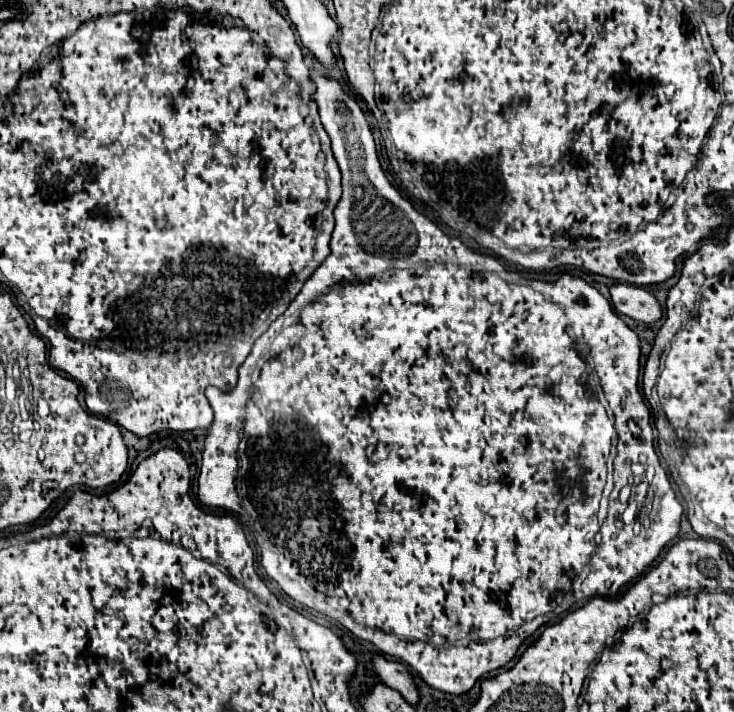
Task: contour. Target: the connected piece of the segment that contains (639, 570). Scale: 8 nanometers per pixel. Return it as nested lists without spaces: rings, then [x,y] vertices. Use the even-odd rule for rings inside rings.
[[[309,67],[309,79],[315,83],[315,93],[311,95],[311,99],[319,105],[321,123],[331,137],[333,153],[343,173],[343,195],[335,207],[335,231],[331,239],[331,255],[315,269],[311,279],[307,279],[307,283],[303,285],[303,291],[289,303],[287,311],[257,339],[257,343],[253,345],[253,353],[241,365],[237,387],[227,393],[219,391],[217,387],[205,389],[205,397],[209,399],[215,411],[215,421],[205,437],[203,463],[201,463],[201,475],[199,475],[199,499],[207,507],[241,511],[239,513],[241,521],[251,531],[261,551],[263,569],[273,581],[277,581],[277,583],[265,583],[265,585],[281,603],[288,606],[289,595],[291,600],[297,601],[294,604],[303,605],[305,609],[313,613],[310,617],[315,622],[321,625],[326,625],[326,622],[343,625],[355,637],[373,643],[383,655],[389,655],[401,663],[407,663],[433,689],[439,689],[451,695],[463,695],[463,693],[469,693],[483,675],[499,667],[505,667],[515,657],[519,645],[525,639],[529,639],[545,623],[537,619],[551,613],[563,603],[565,595],[571,591],[573,581],[576,581],[577,586],[575,599],[585,599],[585,597],[605,597],[609,593],[619,593],[623,585],[641,577],[645,569],[659,557],[661,549],[671,539],[677,537],[681,527],[679,523],[683,515],[683,505],[677,501],[675,491],[671,489],[667,471],[659,463],[659,473],[657,473],[659,475],[659,513],[651,513],[653,509],[651,479],[655,475],[655,469],[647,465],[647,455],[655,453],[653,451],[655,437],[651,429],[649,409],[643,403],[643,395],[639,391],[641,343],[637,333],[631,331],[623,323],[623,319],[611,309],[611,303],[595,287],[587,285],[583,279],[561,275],[559,281],[555,283],[545,283],[545,281],[529,278],[527,281],[521,273],[507,269],[499,259],[474,251],[457,238],[449,238],[425,215],[415,211],[413,205],[387,179],[375,151],[369,123],[355,99],[355,93],[343,89],[343,85],[337,79],[331,79],[315,71],[313,67]],[[397,259],[409,259],[413,261],[413,267],[392,269]],[[479,373],[483,373],[489,383],[487,381],[479,383]],[[593,373],[599,377],[599,384],[596,387],[593,385],[593,379],[589,379]],[[241,445],[243,449],[249,449],[247,453],[249,463],[243,463],[245,477],[241,477],[239,473]],[[633,463],[643,464],[643,531],[637,537],[633,535],[631,525],[617,529],[618,515],[615,514],[623,512],[627,507],[619,501],[618,497],[621,489],[629,484],[629,469]],[[597,533],[602,536],[601,545],[595,542]]]

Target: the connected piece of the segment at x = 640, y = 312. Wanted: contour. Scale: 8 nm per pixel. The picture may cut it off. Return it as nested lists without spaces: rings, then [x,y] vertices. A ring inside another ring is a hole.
[[[617,283],[609,291],[613,297],[615,309],[621,315],[627,315],[627,317],[641,321],[641,323],[647,323],[647,325],[659,321],[663,315],[659,301],[649,291],[645,291],[643,287]]]

